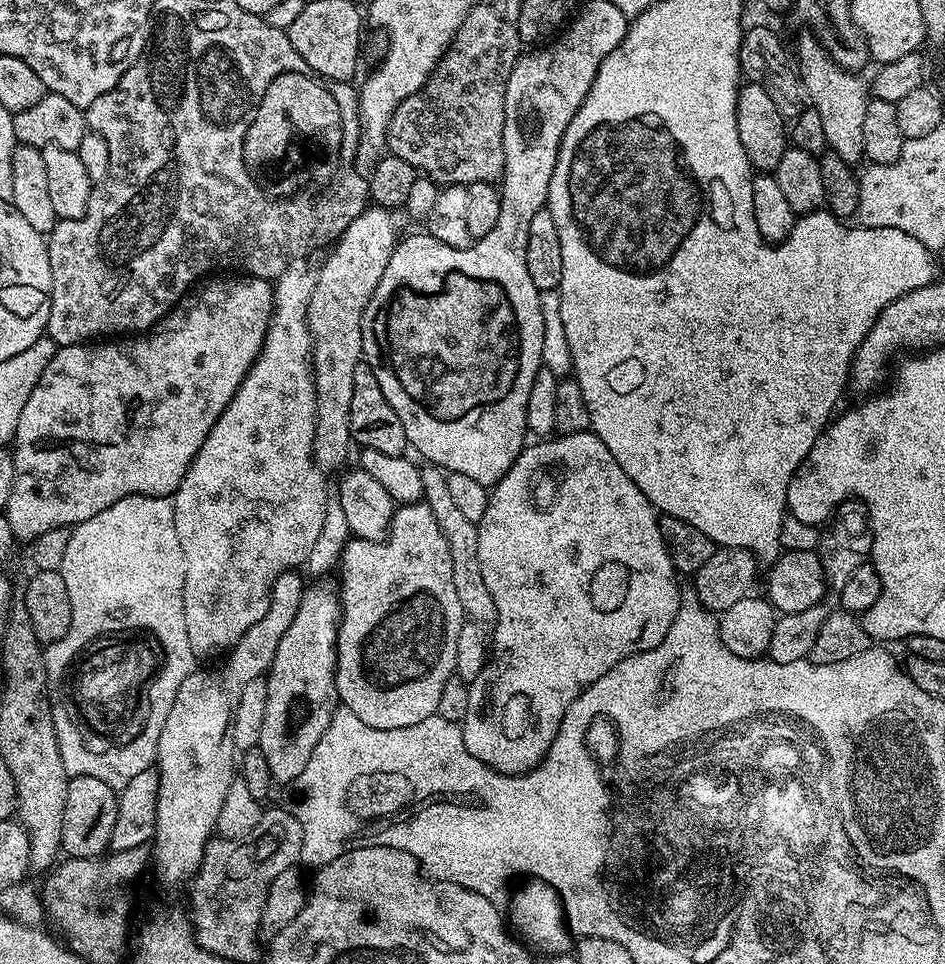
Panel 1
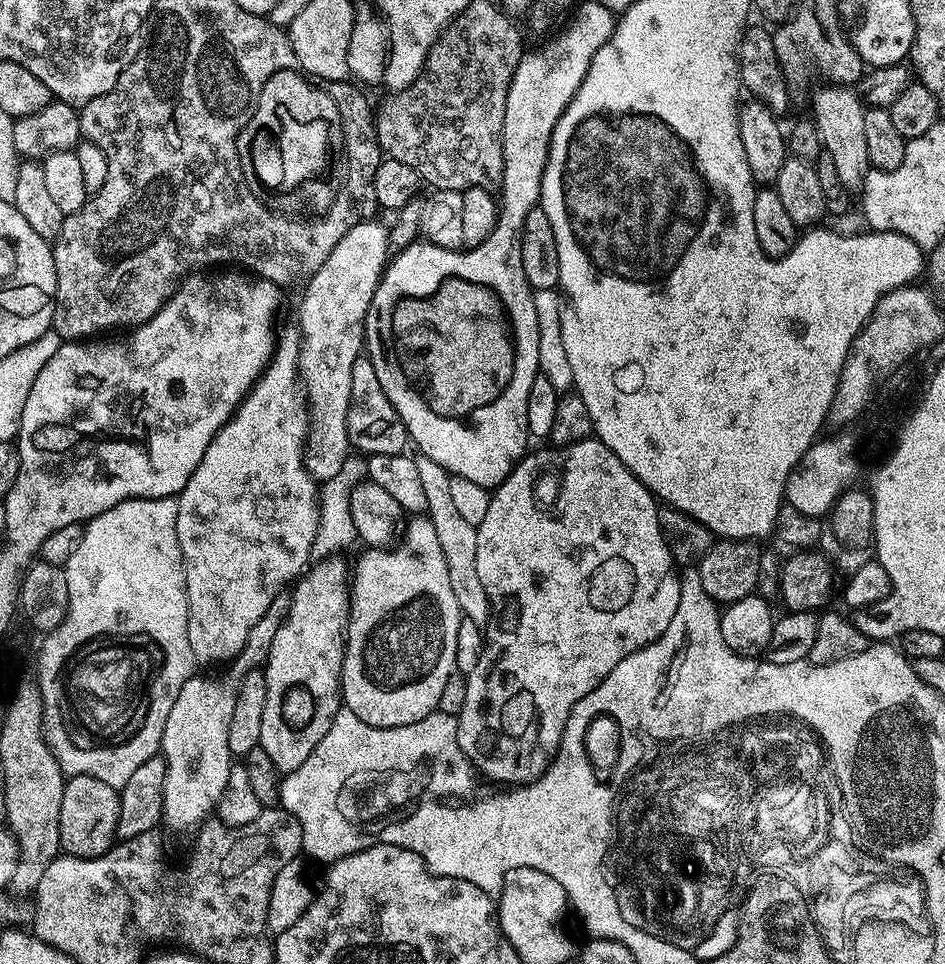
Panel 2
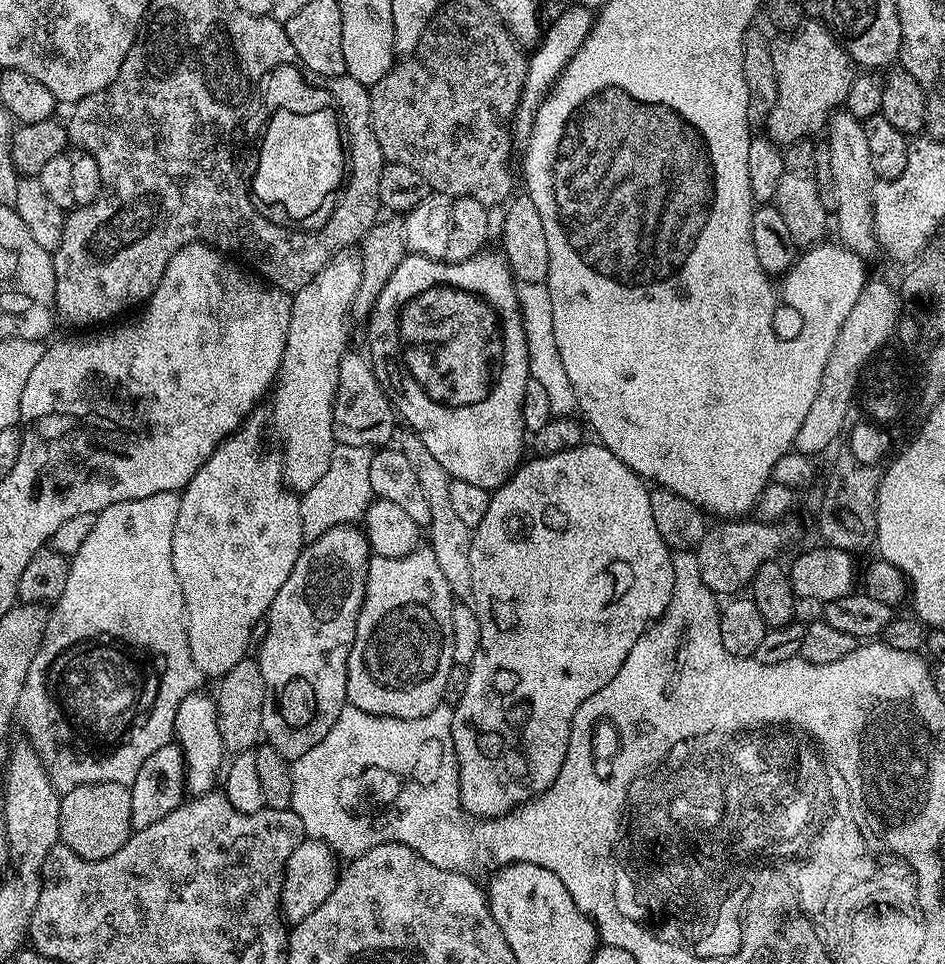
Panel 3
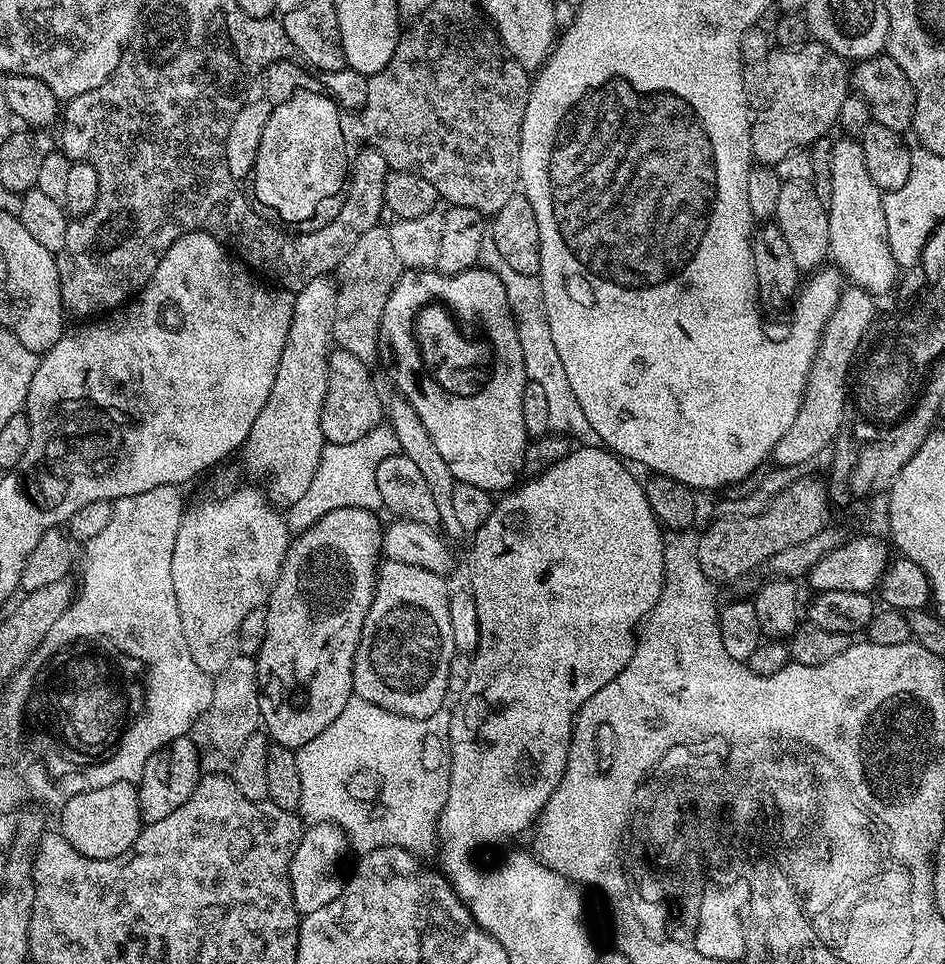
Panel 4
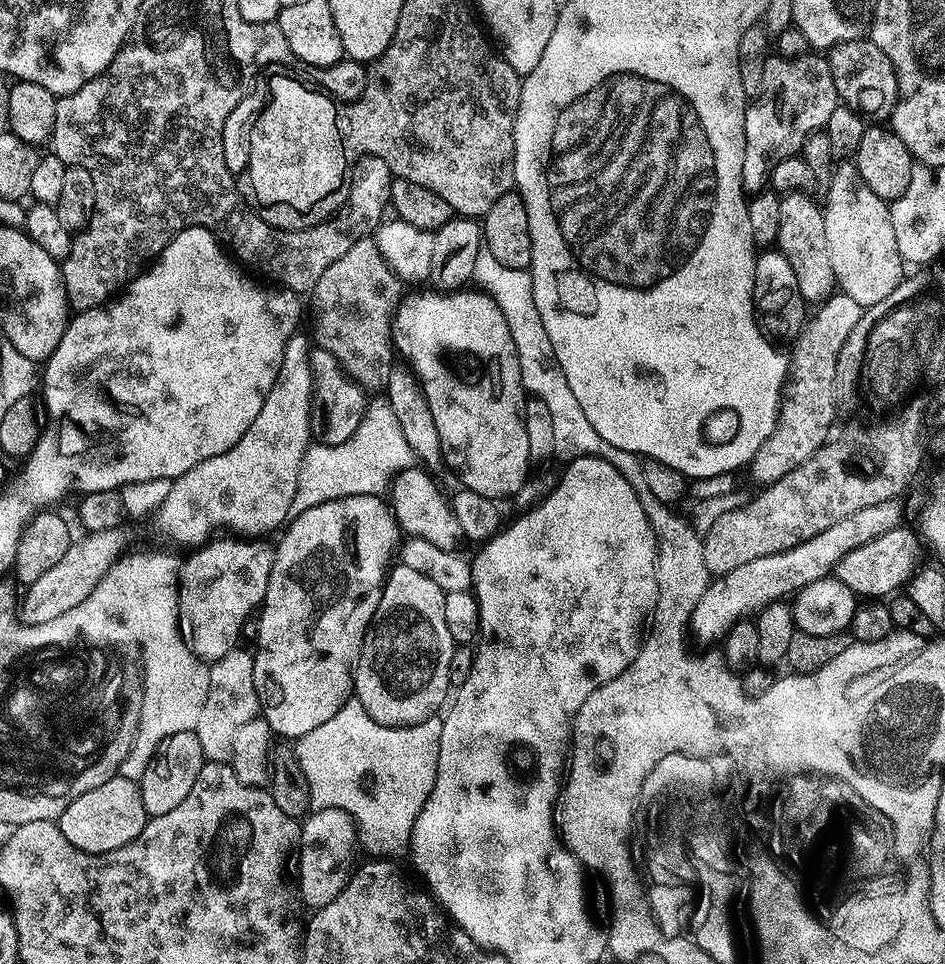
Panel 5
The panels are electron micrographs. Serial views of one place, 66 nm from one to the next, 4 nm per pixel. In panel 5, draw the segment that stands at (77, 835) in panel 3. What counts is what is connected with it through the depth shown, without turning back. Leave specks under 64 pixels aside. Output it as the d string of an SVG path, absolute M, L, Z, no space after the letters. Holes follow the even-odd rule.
M117 775L102 782L102 786L74 798L74 802L62 811L58 823L70 846L78 846L78 850L97 856L134 842L134 838L138 838L138 834L142 834L148 825L149 819L146 806L142 806L139 783Z

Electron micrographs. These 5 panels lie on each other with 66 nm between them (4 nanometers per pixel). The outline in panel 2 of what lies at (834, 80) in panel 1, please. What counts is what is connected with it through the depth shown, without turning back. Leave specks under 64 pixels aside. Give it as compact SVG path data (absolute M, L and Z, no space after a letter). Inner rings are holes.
M826 86L824 88L813 100L813 114L811 113L820 135L820 143L823 151L834 158L834 170L838 170L838 178L844 187L849 190L859 189L863 185L864 176L870 171L866 154L866 133L862 122L865 105L851 87Z

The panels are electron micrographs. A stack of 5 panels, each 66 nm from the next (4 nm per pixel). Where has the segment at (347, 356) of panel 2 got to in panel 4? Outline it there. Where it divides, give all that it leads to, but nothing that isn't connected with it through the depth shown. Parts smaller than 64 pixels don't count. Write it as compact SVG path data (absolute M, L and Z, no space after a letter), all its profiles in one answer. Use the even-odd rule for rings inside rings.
M319 276L295 293L294 314L290 330L286 334L286 346L282 350L282 362L278 362L274 387L270 390L270 398L266 398L266 406L262 406L262 414L254 418L254 426L250 426L248 440L242 449L245 470L260 480L268 480L268 499L284 510L298 502L298 498L302 498L306 490L310 490L310 482L314 482L314 474L318 470L320 455L326 443L320 419L328 389L328 353L334 347L332 327L336 317L337 287L335 279Z

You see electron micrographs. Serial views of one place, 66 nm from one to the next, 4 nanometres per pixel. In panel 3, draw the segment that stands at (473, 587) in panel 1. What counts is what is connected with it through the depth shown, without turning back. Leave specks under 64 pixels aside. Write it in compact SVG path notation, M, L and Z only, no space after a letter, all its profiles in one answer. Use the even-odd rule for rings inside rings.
M404 426L395 433L395 447L406 454L410 466L414 466L414 474L418 477L418 483L422 485L422 495L430 505L430 522L426 526L426 544L434 554L434 562L438 562L438 570L442 570L446 582L450 586L453 597L457 601L464 602L472 595L472 579L470 578L470 542L472 541L472 529L461 522L450 502L450 482L452 477L442 466L438 466L434 454L422 446L422 438L411 428Z

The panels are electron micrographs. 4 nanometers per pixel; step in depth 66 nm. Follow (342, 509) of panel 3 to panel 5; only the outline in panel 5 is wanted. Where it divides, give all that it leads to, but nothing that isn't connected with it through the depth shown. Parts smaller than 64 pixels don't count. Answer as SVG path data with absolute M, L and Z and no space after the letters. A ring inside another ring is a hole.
M387 399L376 400L367 405L358 430L341 444L313 443L304 456L298 478L298 490L290 506L290 517L295 518L312 512L314 506L326 502L344 500L347 496L383 497L389 491L390 481L403 468L411 468L414 457L410 442L394 418L394 410Z

